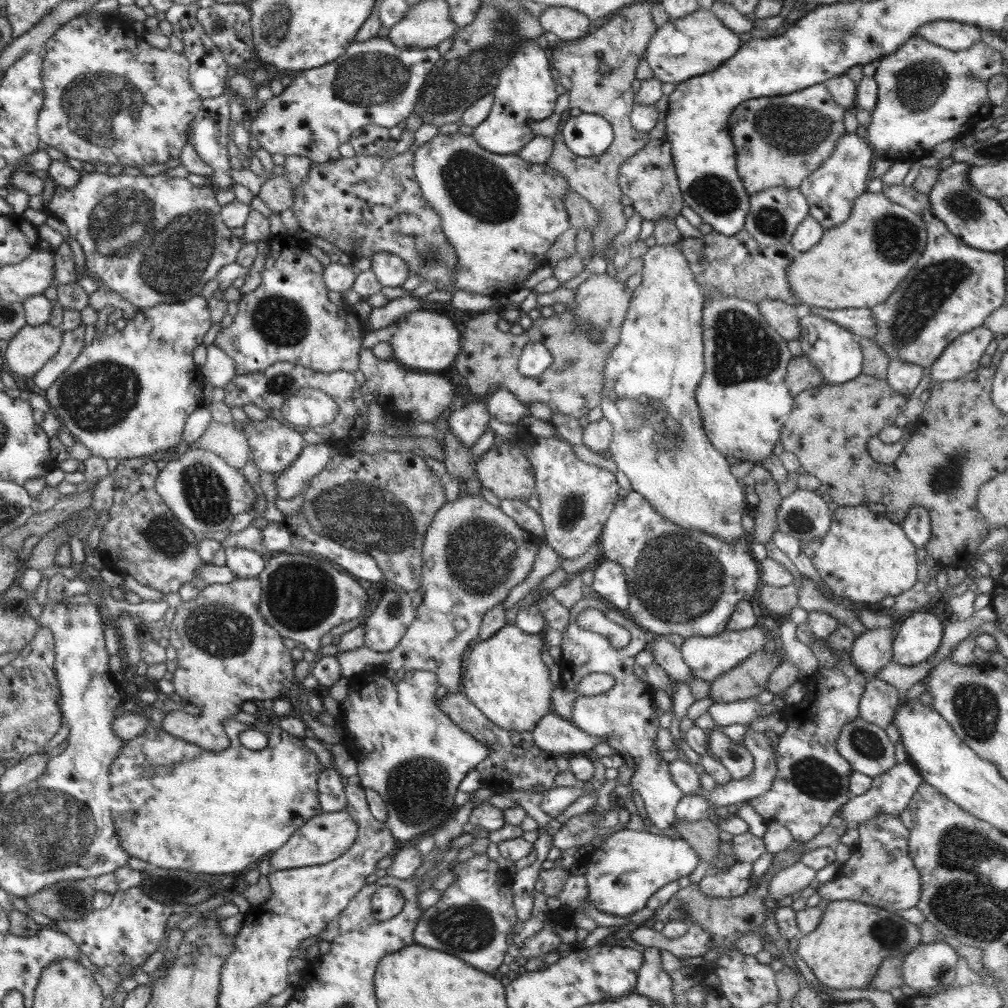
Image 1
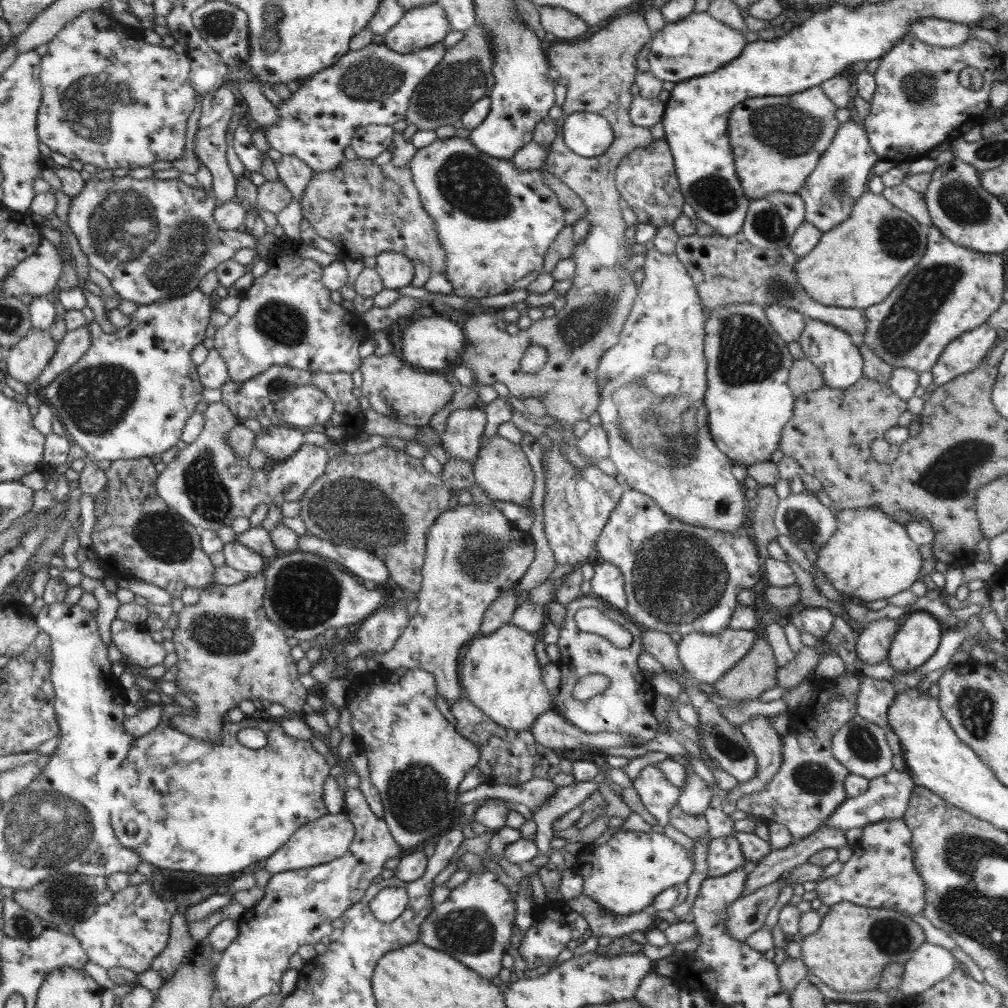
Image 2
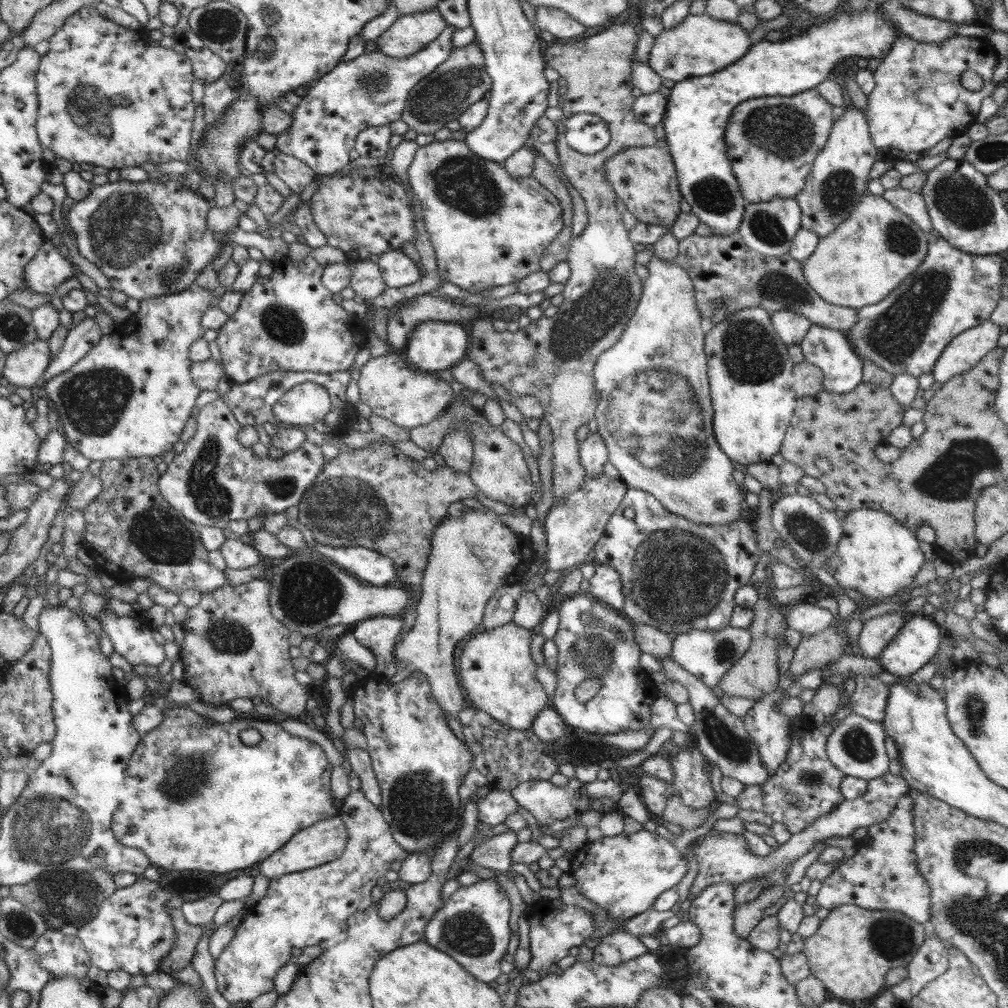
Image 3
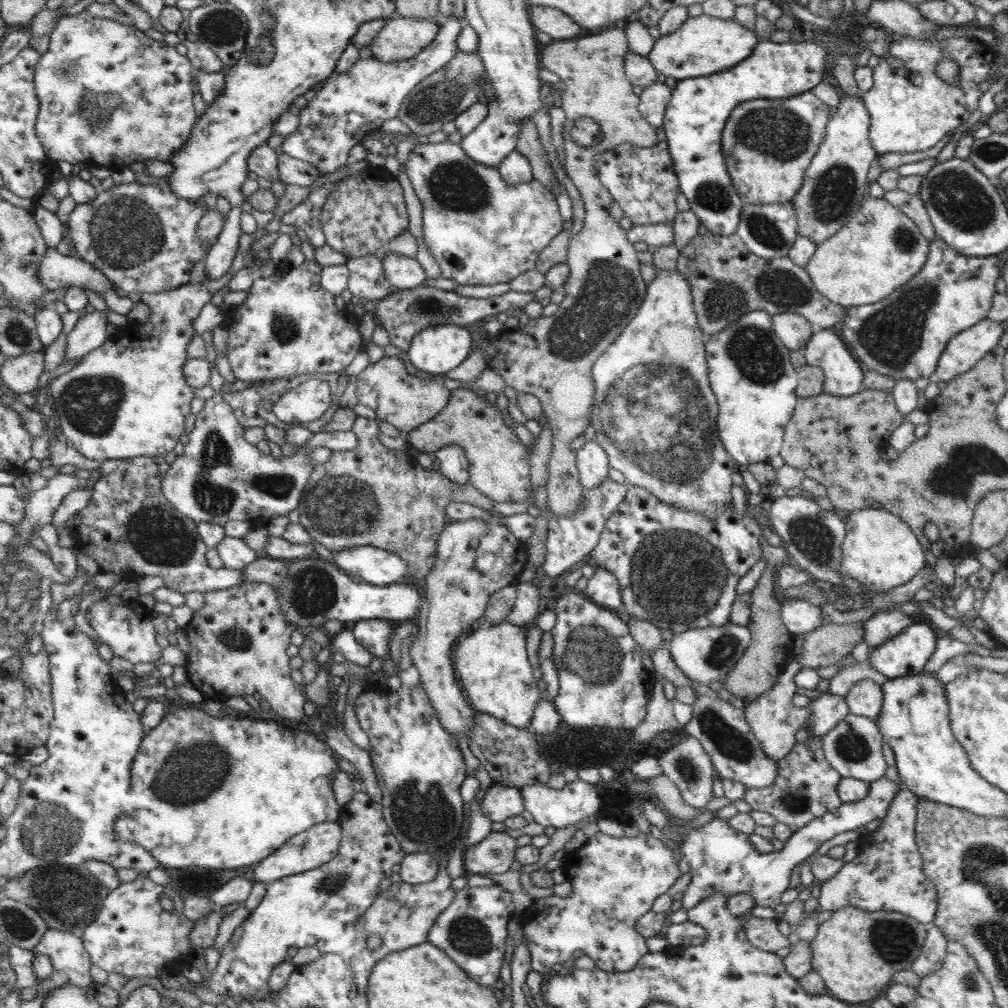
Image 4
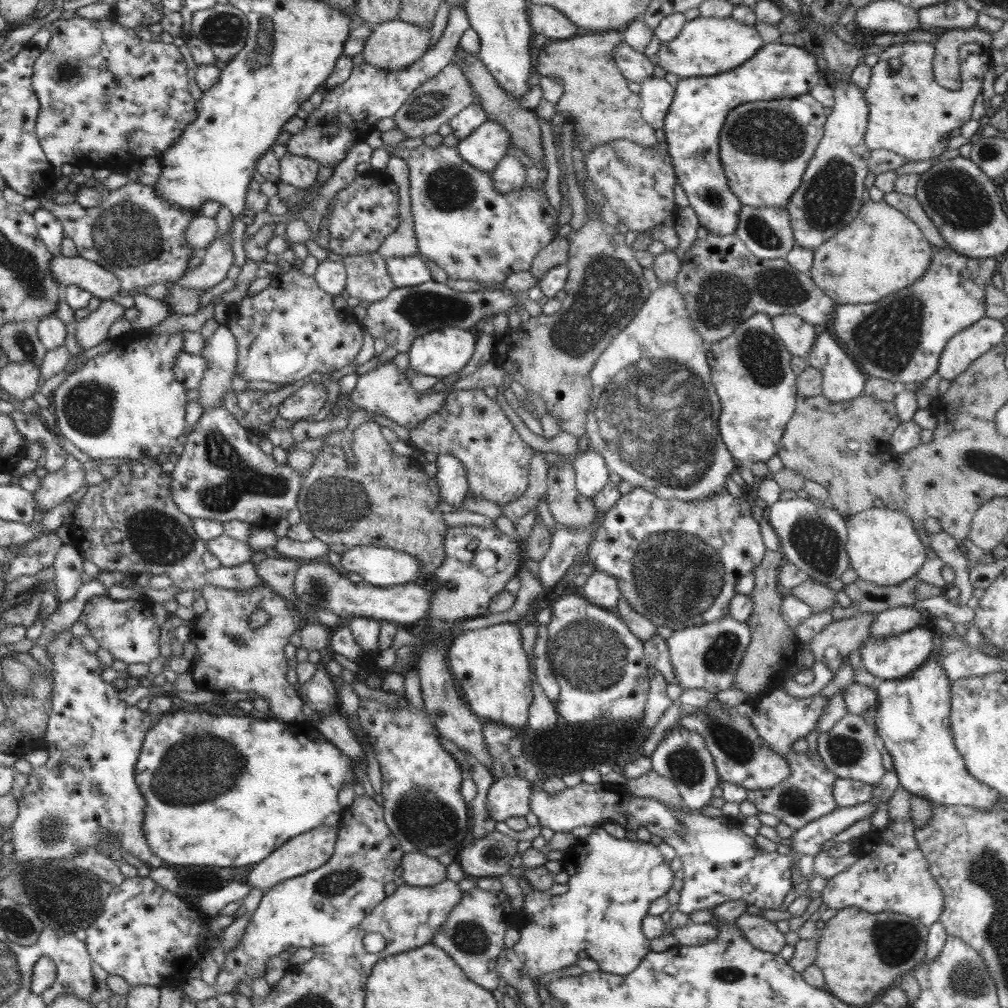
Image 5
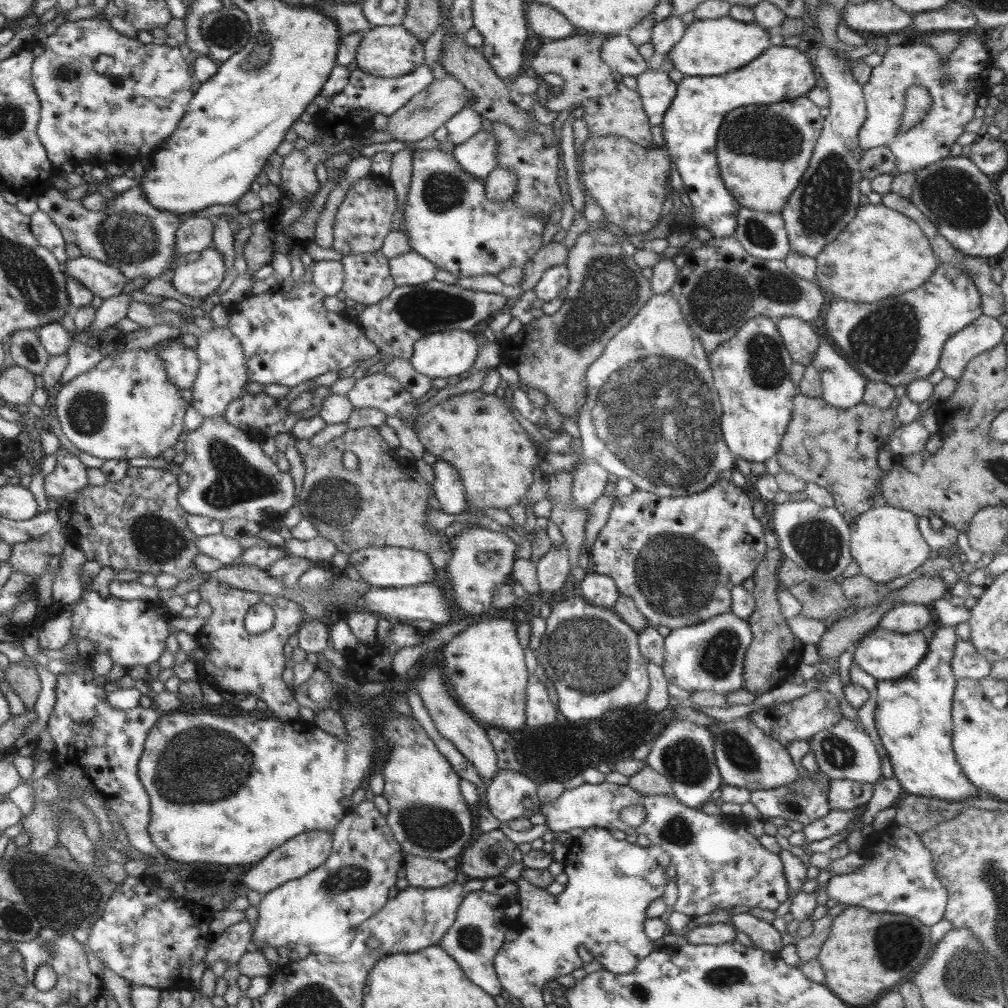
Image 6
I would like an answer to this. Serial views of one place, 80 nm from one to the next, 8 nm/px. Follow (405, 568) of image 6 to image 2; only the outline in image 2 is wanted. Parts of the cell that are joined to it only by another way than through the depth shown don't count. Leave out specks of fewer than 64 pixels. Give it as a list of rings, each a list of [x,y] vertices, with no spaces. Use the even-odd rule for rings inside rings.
[[[310,531],[299,536],[296,550],[312,552],[336,561],[350,575],[370,586],[382,583],[389,578],[387,566],[374,553],[363,548],[332,544]]]

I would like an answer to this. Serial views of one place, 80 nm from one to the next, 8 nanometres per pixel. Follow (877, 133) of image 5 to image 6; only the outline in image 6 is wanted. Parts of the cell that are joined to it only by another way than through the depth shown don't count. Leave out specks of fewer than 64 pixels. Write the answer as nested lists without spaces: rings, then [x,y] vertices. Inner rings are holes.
[[[976,35],[963,38],[949,58],[941,58],[929,44],[905,42],[887,47],[882,62],[872,67],[871,77],[863,84],[867,117],[858,133],[858,145],[862,150],[887,146],[896,157],[900,173],[916,173],[950,156],[950,147],[963,134],[966,124],[979,113],[977,100],[984,94],[993,66],[989,48]],[[978,58],[988,59],[984,66],[976,66]],[[913,84],[927,88],[933,103],[916,126],[900,132],[906,91]]]

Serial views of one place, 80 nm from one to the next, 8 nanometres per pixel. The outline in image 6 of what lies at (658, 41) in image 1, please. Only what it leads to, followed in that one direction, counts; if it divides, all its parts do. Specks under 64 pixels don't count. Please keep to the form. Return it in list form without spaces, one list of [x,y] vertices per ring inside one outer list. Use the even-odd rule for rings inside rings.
[[[729,16],[715,19],[696,19],[685,27],[682,38],[670,49],[668,58],[685,76],[718,76],[745,67],[773,44],[770,30],[752,22],[740,22]]]

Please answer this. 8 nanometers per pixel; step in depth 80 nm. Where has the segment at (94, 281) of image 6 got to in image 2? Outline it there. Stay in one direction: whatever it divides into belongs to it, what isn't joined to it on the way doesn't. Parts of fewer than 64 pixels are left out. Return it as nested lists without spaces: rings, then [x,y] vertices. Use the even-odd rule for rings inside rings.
[[[43,239],[33,255],[28,256],[2,279],[2,296],[18,297],[31,294],[34,297],[49,296],[62,274],[62,261],[50,241]]]

